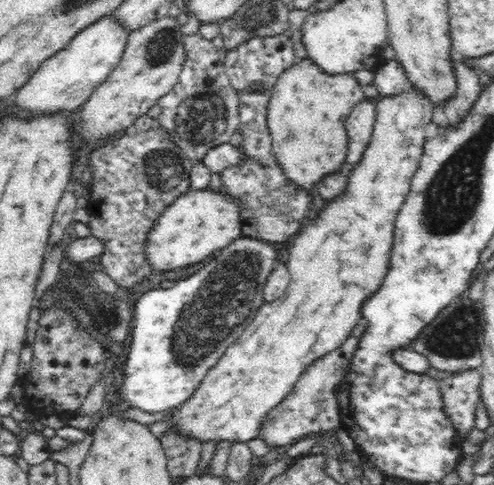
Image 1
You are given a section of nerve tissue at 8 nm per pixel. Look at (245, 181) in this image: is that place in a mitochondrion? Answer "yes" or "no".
no

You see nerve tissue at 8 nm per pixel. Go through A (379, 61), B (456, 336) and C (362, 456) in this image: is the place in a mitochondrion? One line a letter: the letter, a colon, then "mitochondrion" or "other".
A: other
B: mitochondrion
C: other

